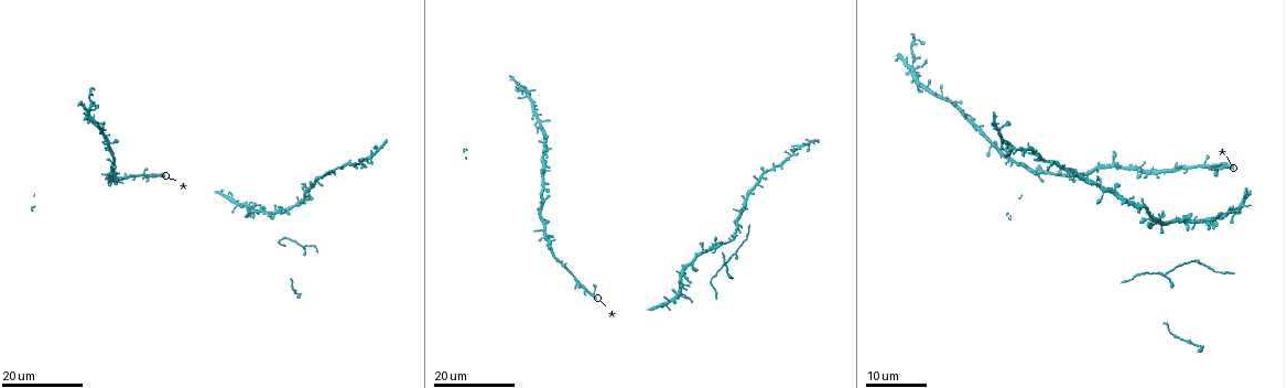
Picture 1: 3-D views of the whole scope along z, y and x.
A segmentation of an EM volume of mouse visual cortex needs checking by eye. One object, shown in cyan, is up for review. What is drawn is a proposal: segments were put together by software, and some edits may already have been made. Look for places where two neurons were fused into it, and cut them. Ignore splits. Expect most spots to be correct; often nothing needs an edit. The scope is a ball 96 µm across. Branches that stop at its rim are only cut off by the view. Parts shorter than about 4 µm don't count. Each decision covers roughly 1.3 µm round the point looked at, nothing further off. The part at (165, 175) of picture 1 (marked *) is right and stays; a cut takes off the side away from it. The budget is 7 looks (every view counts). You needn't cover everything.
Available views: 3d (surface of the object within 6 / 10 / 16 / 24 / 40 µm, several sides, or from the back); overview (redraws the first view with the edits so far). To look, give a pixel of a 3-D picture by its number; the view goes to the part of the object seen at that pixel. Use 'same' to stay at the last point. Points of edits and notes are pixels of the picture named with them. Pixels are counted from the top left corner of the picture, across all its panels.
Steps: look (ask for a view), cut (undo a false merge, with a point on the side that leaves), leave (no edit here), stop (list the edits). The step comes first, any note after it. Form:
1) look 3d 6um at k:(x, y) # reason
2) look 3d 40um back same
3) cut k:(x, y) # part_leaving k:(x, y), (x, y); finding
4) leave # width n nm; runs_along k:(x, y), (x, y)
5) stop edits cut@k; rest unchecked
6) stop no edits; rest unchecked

look 3d 24um at 1:(719, 273)

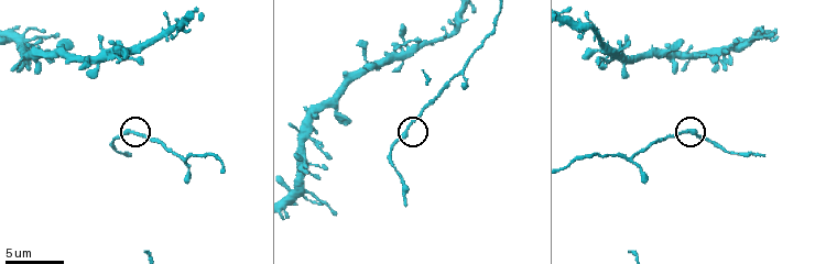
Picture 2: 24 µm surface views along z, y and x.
look 3d 10um at 2:(685, 130)

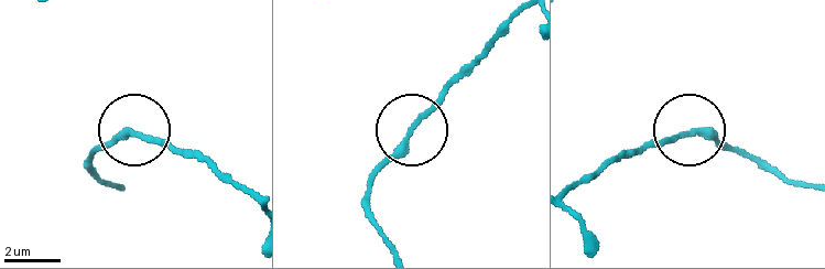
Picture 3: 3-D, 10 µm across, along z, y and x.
leave # width 230 nm; continuous, no second neuron

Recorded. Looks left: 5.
look 3d 6um at 2:(629, 160) # three-way junction

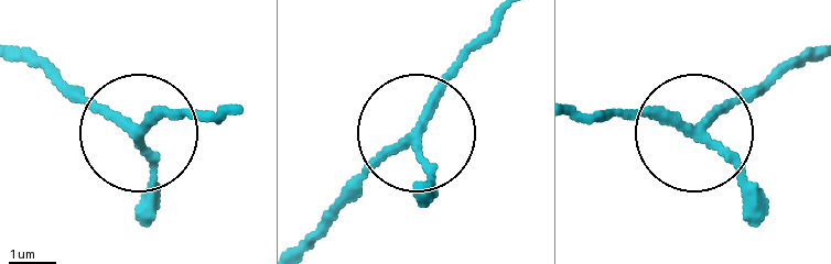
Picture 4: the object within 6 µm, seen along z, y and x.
leave # arms 3; all the same neuron

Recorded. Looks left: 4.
look 3d 10um at 2:(96, 62) # four or more arms meet

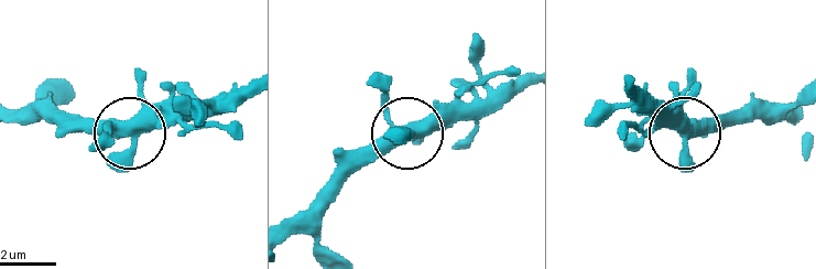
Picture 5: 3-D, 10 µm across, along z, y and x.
look 3d 10um back at 5:(412, 131)

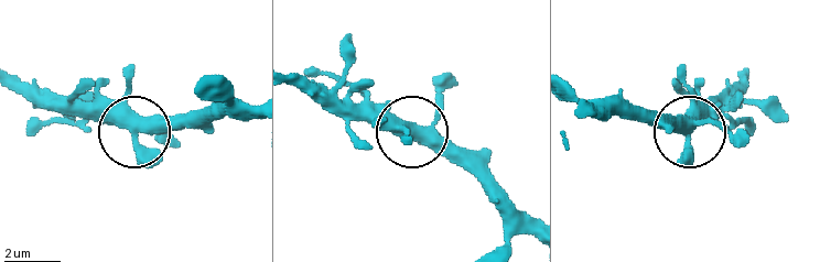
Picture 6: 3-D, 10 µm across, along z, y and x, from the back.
leave # runs_along 6:(583, 112), (639, 112), (690, 133), (718, 127), (737, 145); all the same neuron

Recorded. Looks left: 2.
stop no edits; rest unchecked

